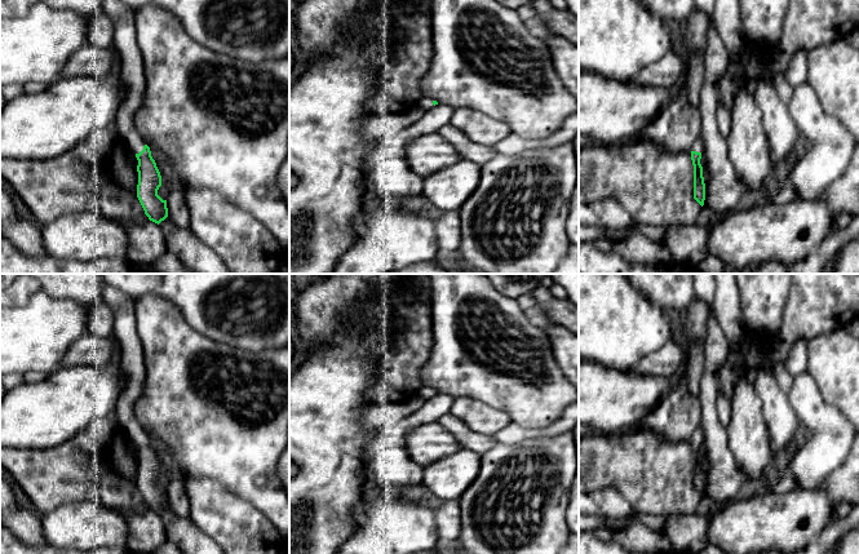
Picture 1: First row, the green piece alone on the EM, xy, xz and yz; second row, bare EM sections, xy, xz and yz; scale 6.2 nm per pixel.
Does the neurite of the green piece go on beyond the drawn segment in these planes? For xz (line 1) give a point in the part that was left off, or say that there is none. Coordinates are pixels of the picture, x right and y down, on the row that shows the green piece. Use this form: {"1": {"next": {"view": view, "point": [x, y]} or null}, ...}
{"1": {"next": {"view": "xz", "point": [425, 103]}}}

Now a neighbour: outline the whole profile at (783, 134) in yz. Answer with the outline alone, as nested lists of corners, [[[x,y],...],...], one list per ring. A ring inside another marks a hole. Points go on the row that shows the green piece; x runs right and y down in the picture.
[[[763,76],[757,77],[757,81],[754,99],[762,114],[775,168],[797,147],[801,132],[789,115],[788,105],[781,102],[774,83]]]

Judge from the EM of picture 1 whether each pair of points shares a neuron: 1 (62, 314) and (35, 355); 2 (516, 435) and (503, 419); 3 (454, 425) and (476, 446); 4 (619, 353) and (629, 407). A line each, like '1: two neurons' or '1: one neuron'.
1: one neuron
2: two neurons
3: one neuron
4: two neurons

